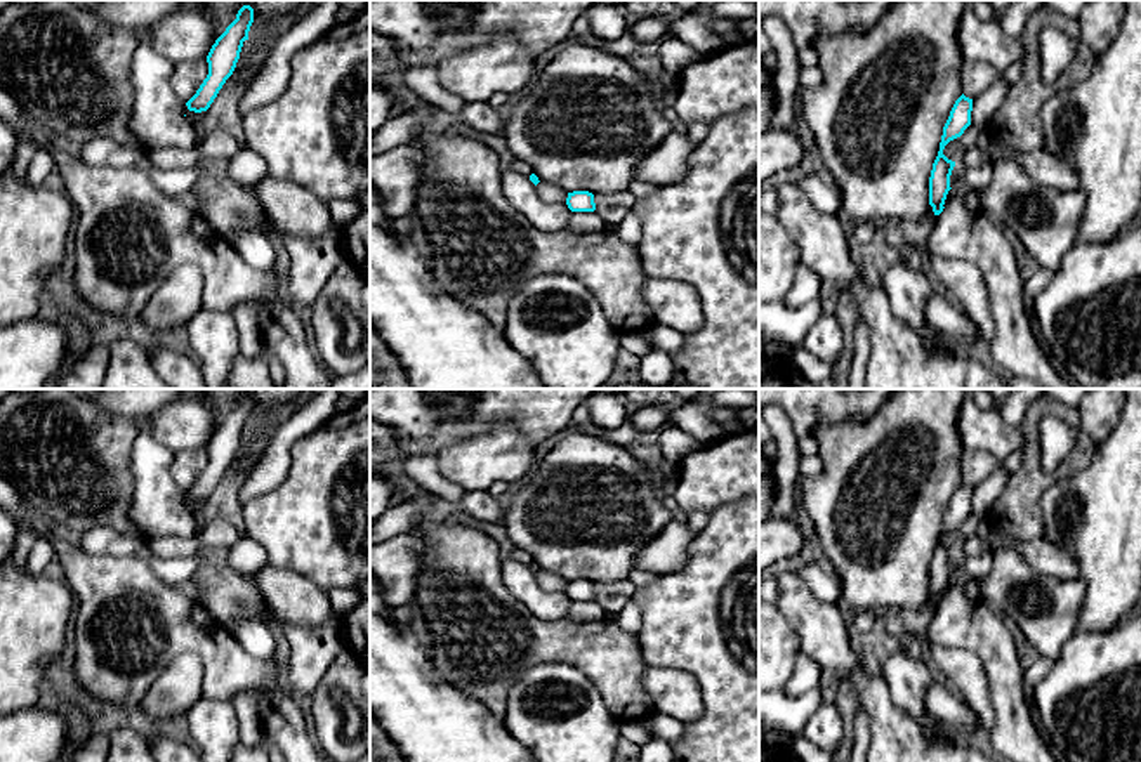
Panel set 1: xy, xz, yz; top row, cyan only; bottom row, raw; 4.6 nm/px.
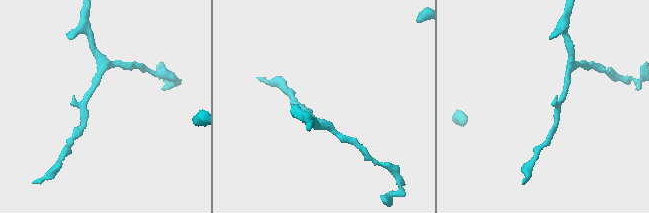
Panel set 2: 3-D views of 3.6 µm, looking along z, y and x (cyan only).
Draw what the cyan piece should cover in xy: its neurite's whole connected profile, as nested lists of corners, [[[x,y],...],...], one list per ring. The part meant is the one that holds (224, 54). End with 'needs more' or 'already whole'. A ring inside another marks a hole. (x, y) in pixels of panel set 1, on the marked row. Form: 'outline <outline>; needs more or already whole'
outline [[[243,5],[238,10],[236,19],[215,40],[207,56],[208,75],[196,94],[186,102],[189,111],[201,113],[210,108],[219,90],[236,68],[243,42],[248,40],[252,23],[254,9],[250,5]]]; already whole

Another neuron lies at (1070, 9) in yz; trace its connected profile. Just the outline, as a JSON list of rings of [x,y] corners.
[[[1042,0],[1042,5],[1051,7],[1066,19],[1078,19],[1089,0]]]

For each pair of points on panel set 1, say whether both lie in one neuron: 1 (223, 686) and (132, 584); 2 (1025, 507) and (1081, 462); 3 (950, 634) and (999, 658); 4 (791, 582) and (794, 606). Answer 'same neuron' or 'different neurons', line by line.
1: same neuron
2: same neuron
3: same neuron
4: same neuron

